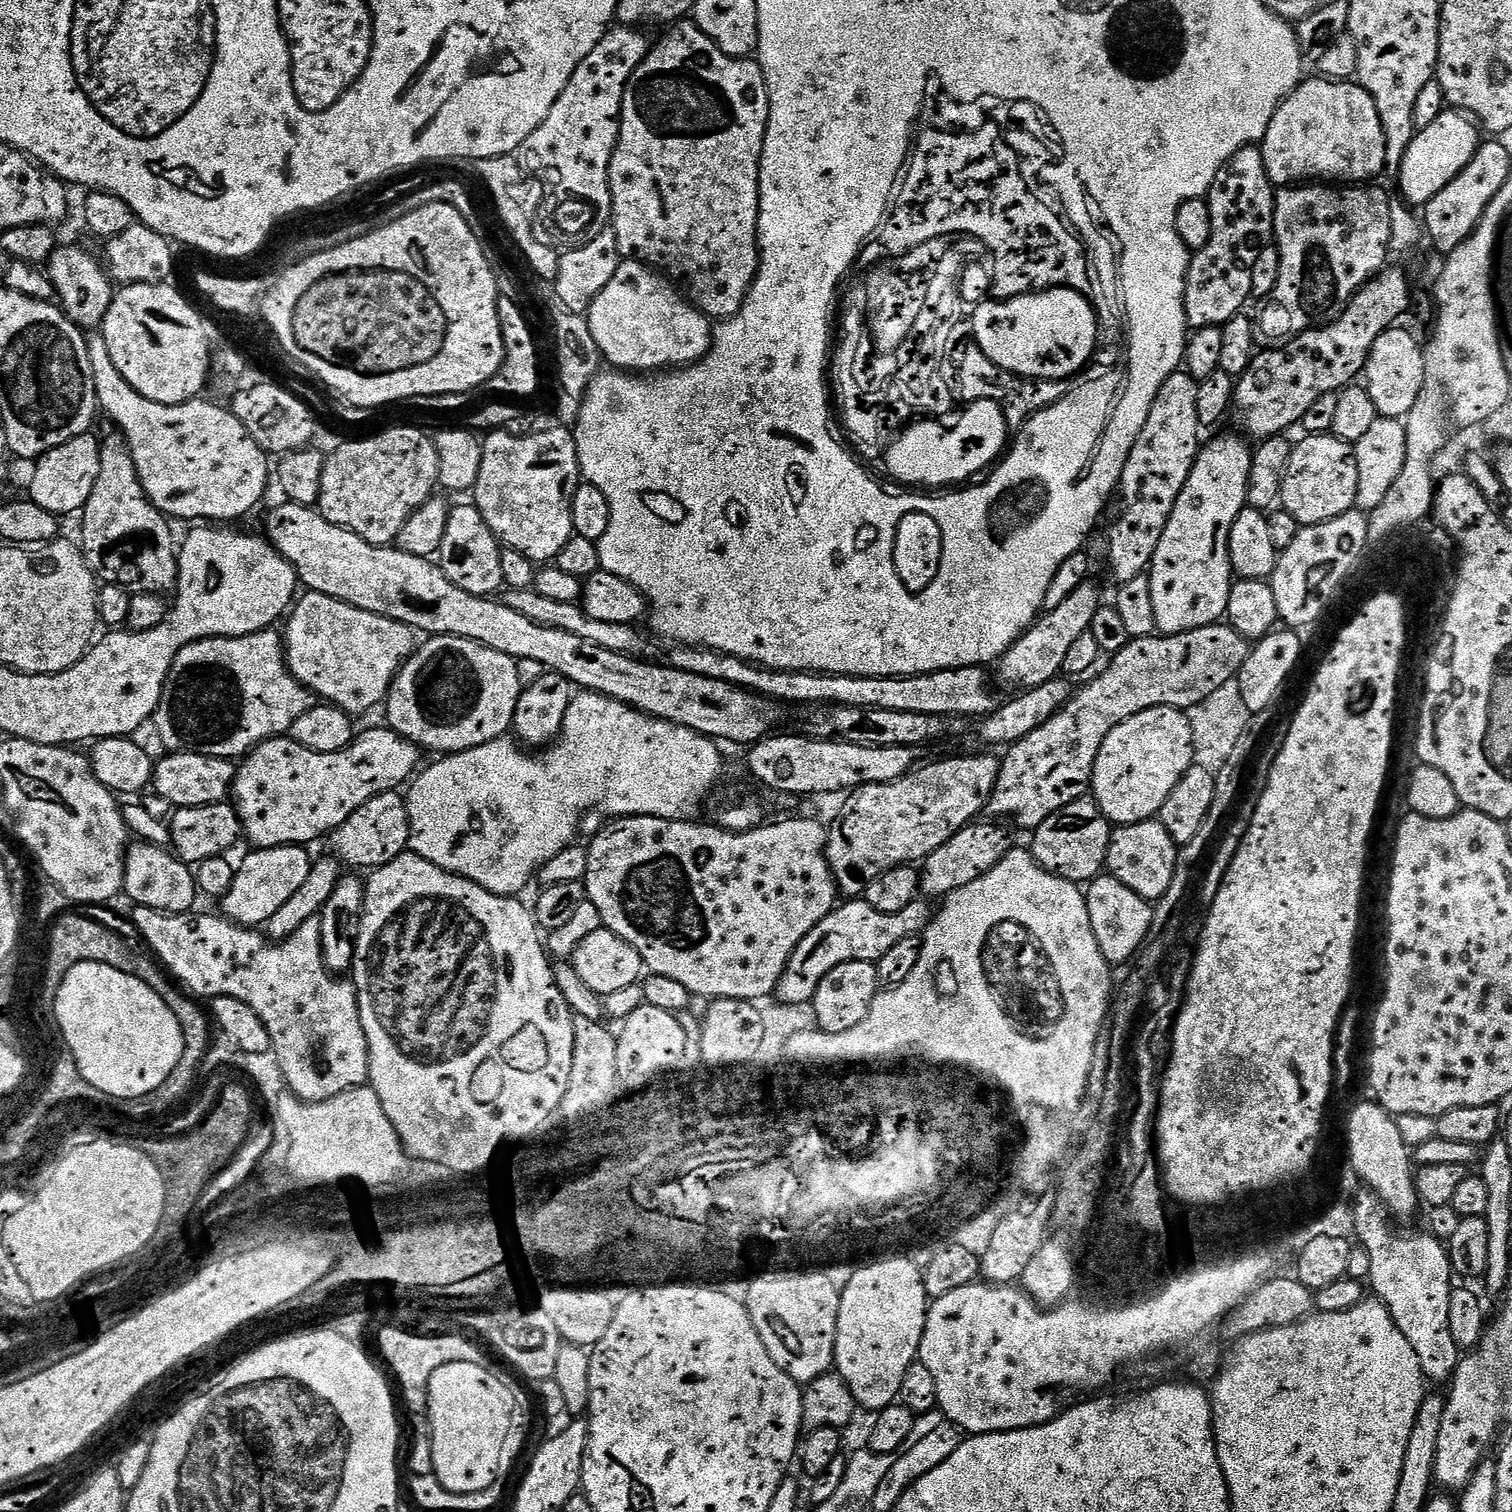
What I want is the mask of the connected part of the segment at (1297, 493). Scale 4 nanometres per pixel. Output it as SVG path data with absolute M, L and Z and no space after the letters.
M1331 434L1305 435L1303 439L1293 447L1290 466L1286 466L1280 495L1283 511L1289 512L1300 526L1321 524L1330 518L1338 518L1338 514L1353 511L1358 494L1355 447Z

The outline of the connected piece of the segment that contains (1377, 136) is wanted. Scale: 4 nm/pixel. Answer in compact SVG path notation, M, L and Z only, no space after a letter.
M1305 79L1297 84L1296 89L1278 106L1274 118L1270 118L1270 126L1262 141L1268 177L1276 186L1296 186L1301 181L1339 182L1344 186L1356 186L1361 182L1375 181L1372 179L1380 171L1385 171L1388 158L1376 99L1359 82L1315 79Z

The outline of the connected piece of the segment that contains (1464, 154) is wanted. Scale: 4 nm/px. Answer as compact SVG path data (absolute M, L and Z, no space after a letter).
M1446 110L1438 114L1438 118L1430 122L1430 126L1419 129L1413 136L1398 169L1402 192L1400 194L1403 199L1409 205L1423 206L1430 202L1430 198L1434 198L1434 194L1438 194L1438 190L1450 186L1450 182L1458 178L1458 174L1479 150L1482 143L1479 131L1481 132L1481 129L1459 110Z

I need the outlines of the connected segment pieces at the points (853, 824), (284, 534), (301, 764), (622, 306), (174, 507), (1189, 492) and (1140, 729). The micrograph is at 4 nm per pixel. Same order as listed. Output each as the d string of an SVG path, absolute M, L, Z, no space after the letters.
M956 756L937 764L917 767L907 776L885 784L864 784L847 793L848 801L840 808L836 821L828 828L828 865L836 887L845 897L860 898L867 893L870 882L891 868L903 868L913 862L922 862L938 846L942 846L958 830L968 827L976 816L988 807L988 799L998 782L1000 760L992 756Z
M283 503L268 516L266 539L292 563L299 583L309 592L326 594L370 614L397 620L417 633L428 632L424 634L429 637L457 636L478 642L490 650L498 650L517 662L533 660L534 663L541 664L541 669L564 676L577 689L609 696L618 702L629 704L637 712L645 712L647 716L674 722L683 728L700 732L703 736L710 736L717 742L729 740L732 744L751 746L775 729L772 727L775 726L782 710L779 703L755 692L749 692L746 688L739 688L737 684L722 682L718 678L702 678L702 674L686 674L686 670L678 670L664 662L652 664L656 662L635 656L623 656L614 650L594 646L594 642L586 642L586 638L566 634L566 630L538 626L530 622L530 618L518 614L518 610L510 610L510 606L506 606L499 599L466 594L466 590L454 586L454 582L446 578L439 563L433 562L427 556L415 556L395 546L371 544L342 526L334 526L334 522L327 520L315 507Z
M387 726L372 728L369 732L362 733L361 736L359 733L353 739L352 743L340 752L315 752L306 746L302 746L298 742L294 742L287 735L273 736L270 740L263 740L257 748L253 748L247 756L239 761L236 770L236 780L232 784L230 796L234 801L236 813L240 815L240 826L243 835L246 837L246 840L252 843L251 847L253 849L308 846L311 845L311 840L316 840L319 836L327 837L335 828L342 826L342 822L346 822L350 818L350 814L354 814L354 810L358 810L358 806L365 804L371 796L377 796L383 792L391 792L399 789L401 787L399 784L405 783L404 785L407 785L417 775L418 769L421 767L420 756L422 756L421 749L417 748L415 744L411 744L409 740L403 740L399 734Z
M621 259L602 294L598 294L598 298L594 298L594 302L588 308L586 319L603 359L613 369L627 370L632 374L656 374L661 370L675 370L695 364L712 349L713 321L695 304L685 299L674 287L673 281L639 260Z
M103 335L93 336L96 337L88 340L88 353L90 366L94 370L99 411L103 415L105 412L120 427L117 428L119 435L128 443L149 502L173 521L200 519L196 521L224 522L220 520L236 520L246 515L263 498L268 480L270 484L269 453L263 452L258 442L250 438L246 426L242 426L242 422L238 422L238 418L227 407L219 408L205 398L187 400L181 404L159 404L138 394L138 390L134 390L126 378L122 378L118 366L114 366Z
M1243 435L1240 436L1220 436L1209 444L1207 441L1201 447L1190 470L1190 478L1186 478L1186 486L1181 490L1176 503L1174 516L1177 521L1180 519L1180 524L1184 528L1170 526L1162 530L1162 542L1158 542L1158 550L1154 550L1148 576L1157 633L1173 636L1202 626L1210 626L1225 619L1230 590L1234 583L1228 539L1238 514L1248 502L1248 479L1253 453L1250 444L1248 448L1249 441Z
M1179 708L1142 710L1126 718L1118 726L1114 726L1110 734L1106 734L1098 750L1098 758L1094 762L1090 792L1104 817L1113 825L1137 824L1143 820L1153 819L1159 813L1162 802L1170 798L1170 790L1178 786L1178 782L1193 763L1194 738L1187 715Z

